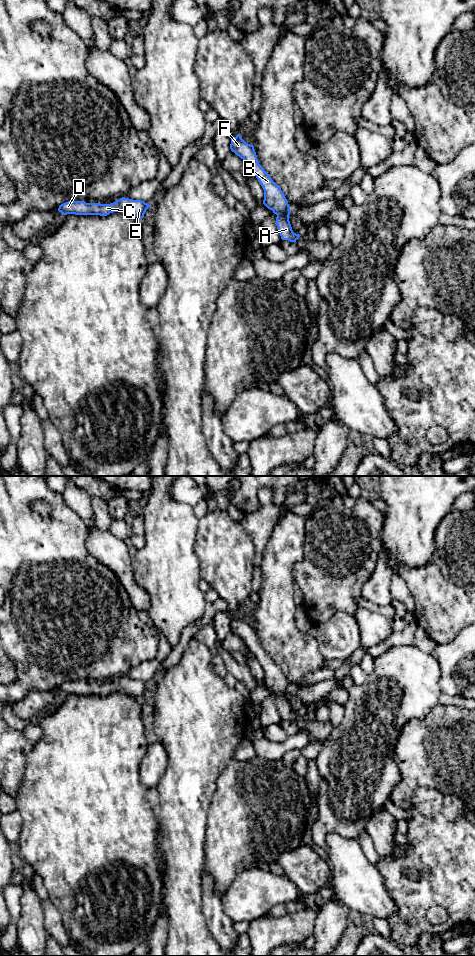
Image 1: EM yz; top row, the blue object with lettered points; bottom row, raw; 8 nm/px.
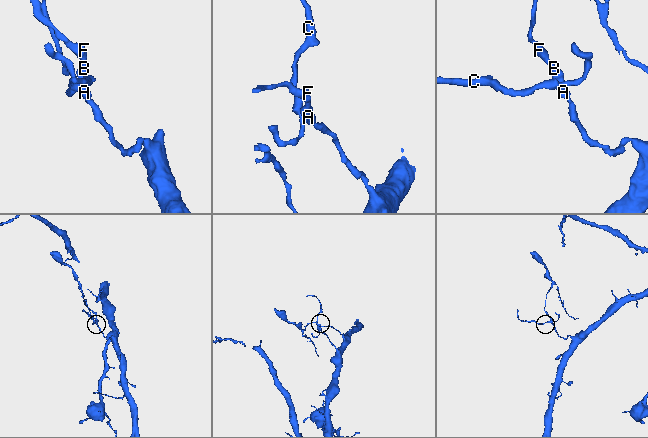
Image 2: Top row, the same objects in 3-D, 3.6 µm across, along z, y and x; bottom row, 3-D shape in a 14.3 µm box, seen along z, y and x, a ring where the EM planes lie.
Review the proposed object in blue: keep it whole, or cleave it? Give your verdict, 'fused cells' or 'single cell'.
fused cells

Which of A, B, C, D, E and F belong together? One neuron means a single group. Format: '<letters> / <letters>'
A C D E / B F

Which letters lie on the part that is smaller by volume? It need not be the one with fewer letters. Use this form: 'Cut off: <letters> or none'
Cut off: B, F

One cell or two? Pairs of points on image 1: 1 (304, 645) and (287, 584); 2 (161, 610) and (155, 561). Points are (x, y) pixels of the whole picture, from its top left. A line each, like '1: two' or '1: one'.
1: one
2: one

